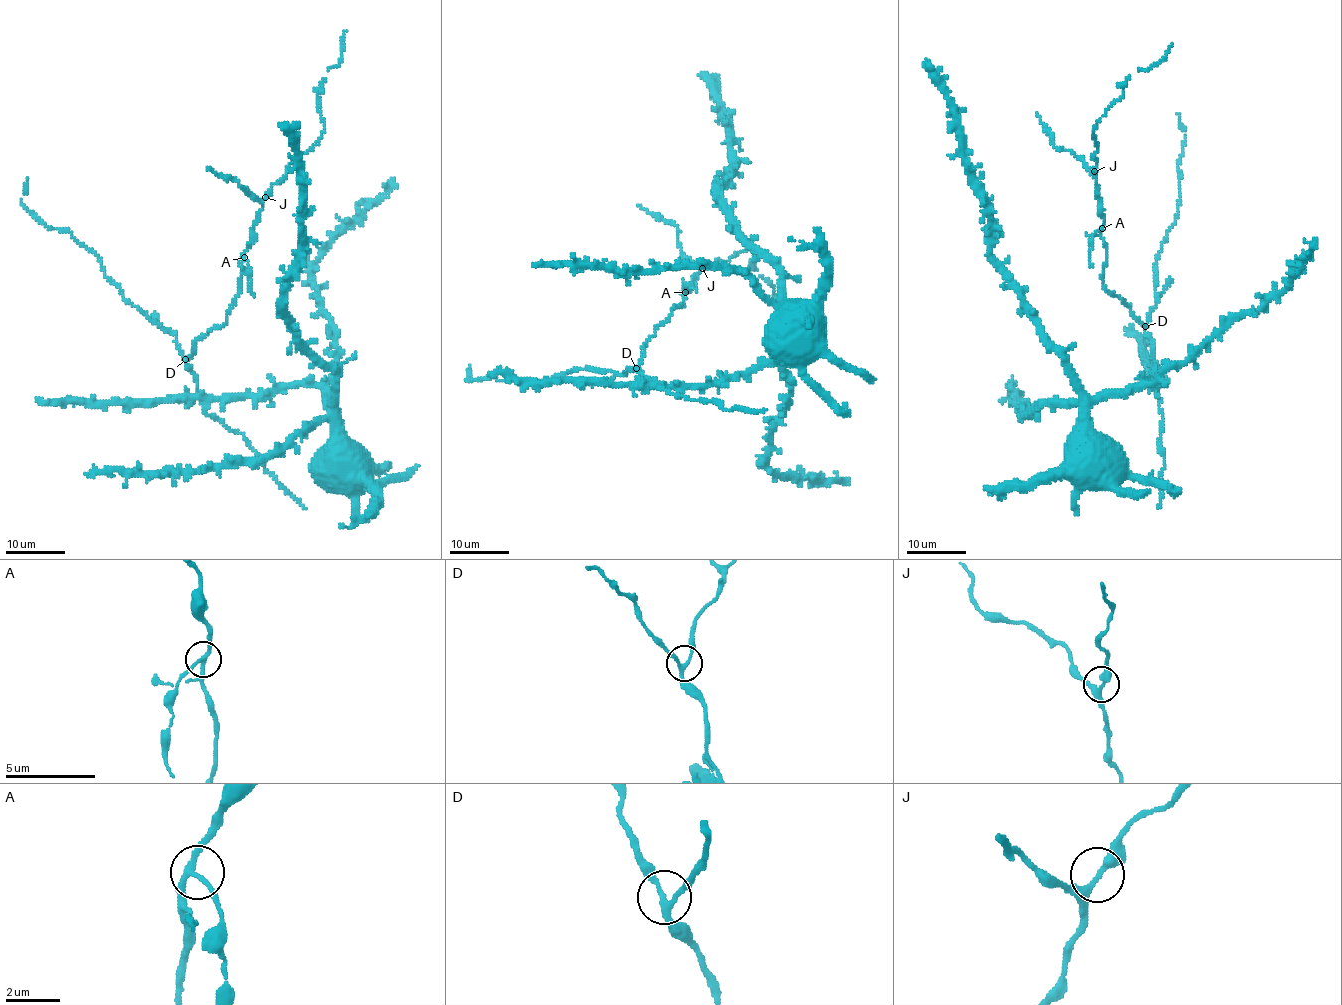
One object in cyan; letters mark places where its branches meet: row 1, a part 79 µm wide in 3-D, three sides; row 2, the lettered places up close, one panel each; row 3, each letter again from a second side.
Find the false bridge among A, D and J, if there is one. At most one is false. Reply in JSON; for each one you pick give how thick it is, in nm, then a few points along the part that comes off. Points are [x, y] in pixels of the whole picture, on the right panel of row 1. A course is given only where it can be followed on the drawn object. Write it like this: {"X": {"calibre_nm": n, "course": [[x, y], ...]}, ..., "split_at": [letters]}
{"split_at": []}

